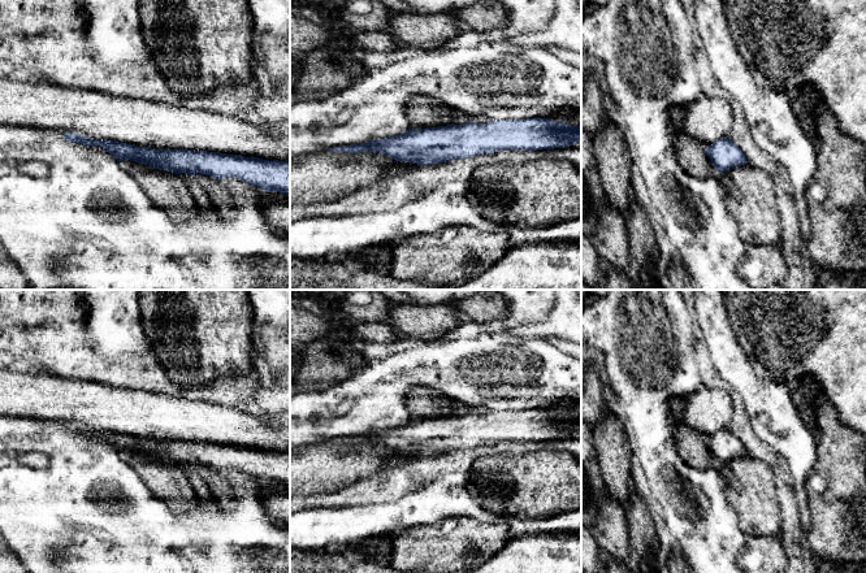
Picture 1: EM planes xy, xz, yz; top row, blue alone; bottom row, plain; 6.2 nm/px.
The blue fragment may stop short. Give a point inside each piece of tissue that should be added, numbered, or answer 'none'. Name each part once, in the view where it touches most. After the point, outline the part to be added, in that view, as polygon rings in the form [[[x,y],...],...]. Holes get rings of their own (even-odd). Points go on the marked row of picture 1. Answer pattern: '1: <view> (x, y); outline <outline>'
none

